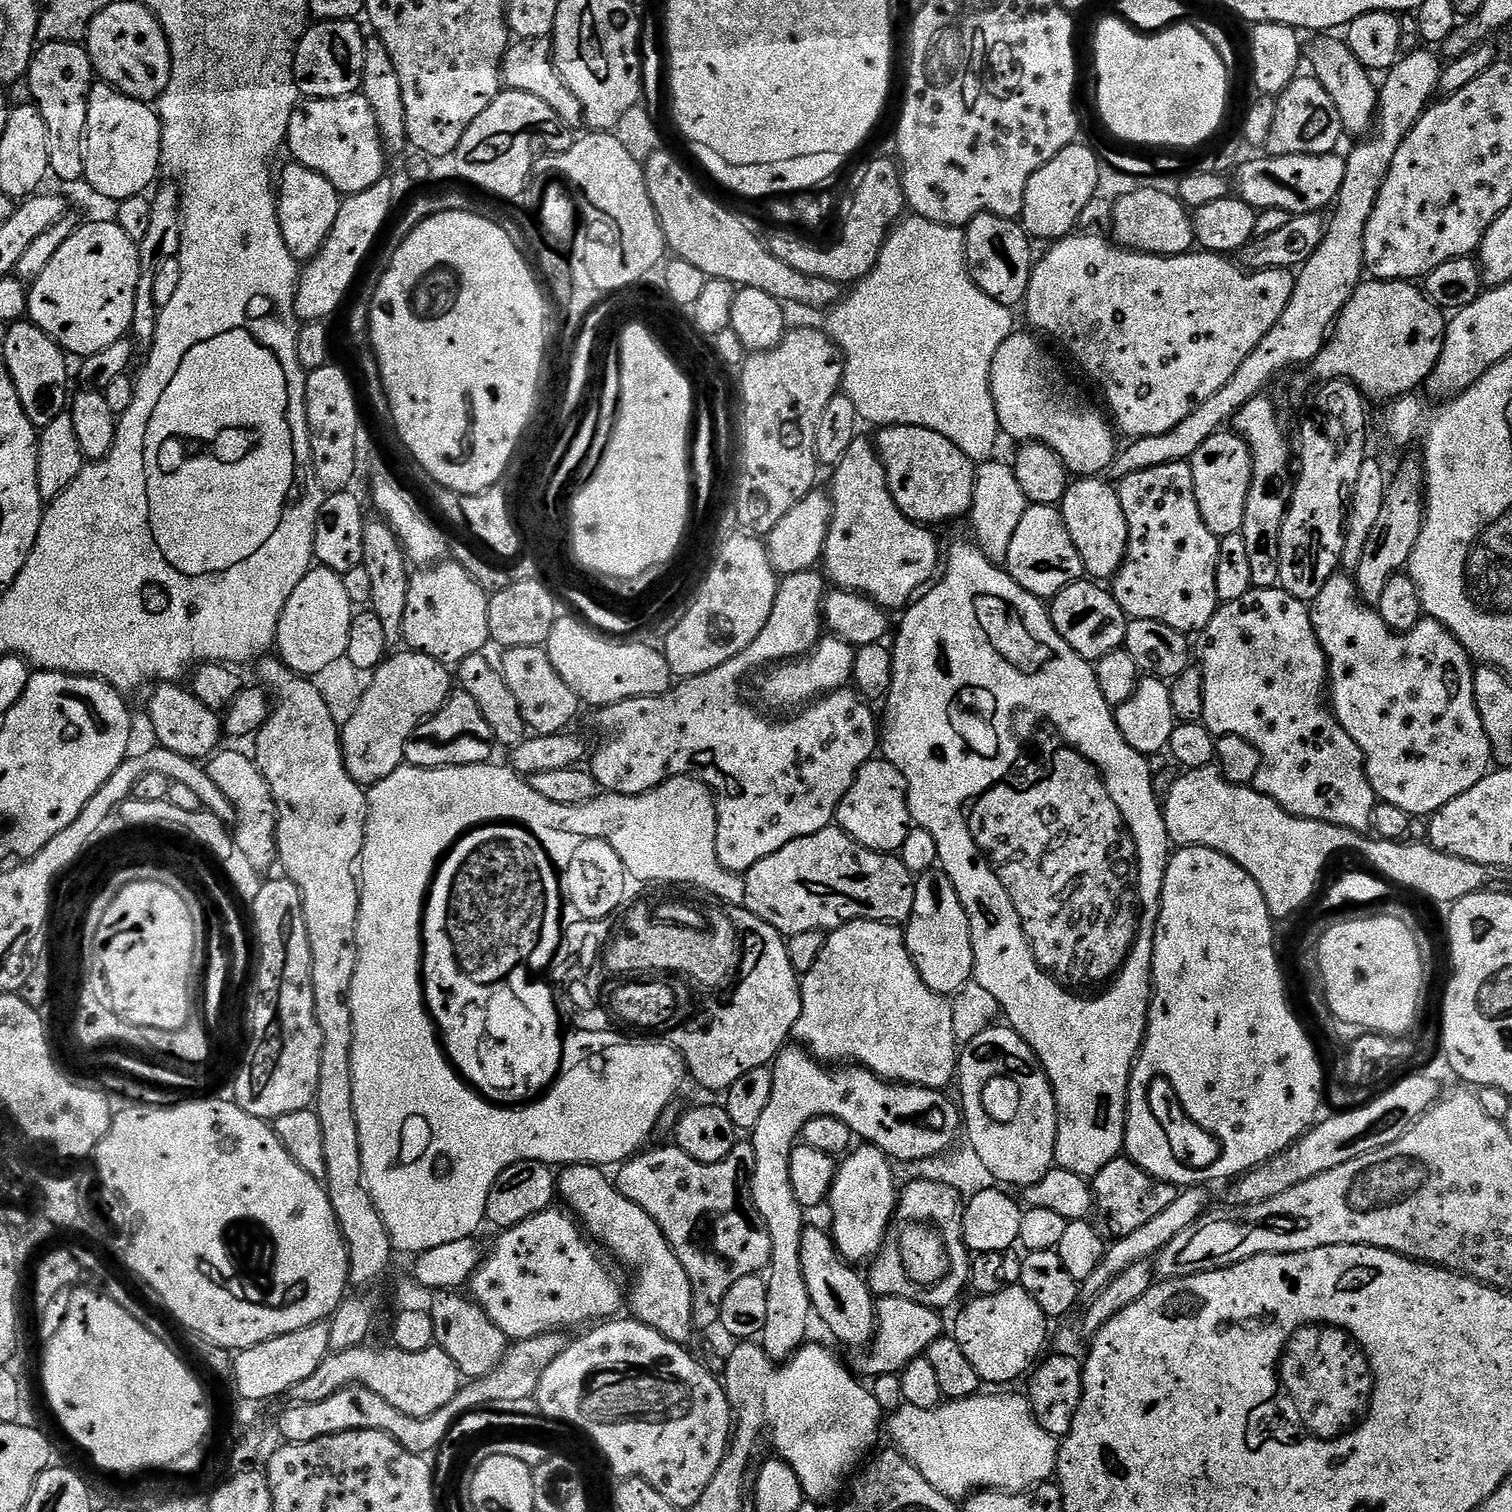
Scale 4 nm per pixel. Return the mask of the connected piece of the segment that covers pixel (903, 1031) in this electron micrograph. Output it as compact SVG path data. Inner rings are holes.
M851 920L840 928L833 928L827 933L822 954L818 954L818 962L810 971L803 973L800 982L802 994L802 1014L796 1023L794 1040L797 1045L803 1046L821 1062L855 1062L861 1068L868 1068L875 1076L890 1080L897 1084L916 1084L920 1088L947 1089L947 1084L953 1083L958 1072L958 1041L954 1034L954 1014L952 1000L947 995L940 995L930 988L920 977L920 972L912 961L908 952L903 927L889 924L883 920Z

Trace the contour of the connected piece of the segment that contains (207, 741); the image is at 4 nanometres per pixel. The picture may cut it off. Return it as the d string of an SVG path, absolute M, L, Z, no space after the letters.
M160 682L151 689L153 692L148 700L148 716L152 719L155 743L191 760L203 761L221 747L222 720L213 709L198 702L198 698L191 690L180 687L184 686L176 682Z

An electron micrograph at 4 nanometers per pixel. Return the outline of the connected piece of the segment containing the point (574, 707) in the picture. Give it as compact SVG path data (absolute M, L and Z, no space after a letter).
M518 646L517 648L507 649L503 653L504 661L499 661L498 667L504 676L506 686L510 686L515 700L518 701L518 710L522 710L522 718L528 723L529 729L538 736L553 736L559 732L571 729L572 719L582 711L580 699L562 682L562 677L558 675L558 670L554 670L554 662L550 662L547 647L541 646Z

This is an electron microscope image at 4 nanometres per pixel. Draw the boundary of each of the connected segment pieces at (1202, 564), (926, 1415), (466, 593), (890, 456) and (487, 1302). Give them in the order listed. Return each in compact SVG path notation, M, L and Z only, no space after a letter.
M1170 462L1166 466L1154 466L1150 470L1138 470L1138 474L1130 474L1125 480L1119 481L1118 491L1122 502L1122 510L1126 514L1126 522L1128 523L1128 549L1122 566L1117 570L1114 579L1111 581L1110 591L1112 596L1118 602L1118 606L1122 606L1125 616L1131 619L1153 620L1154 622L1162 622L1166 626L1174 626L1174 630L1185 634L1199 634L1210 622L1210 618L1214 618L1218 607L1214 574L1218 570L1220 537L1214 535L1208 529L1206 522L1202 522L1202 514L1198 510L1198 502L1194 498L1194 474L1192 473L1191 463Z
M996 1390L993 1396L984 1396L985 1394L977 1394L970 1398L962 1398L961 1400L950 1400L941 1402L937 1408L930 1410L918 1410L918 1406L910 1406L909 1404L901 1404L897 1412L891 1413L892 1420L892 1440L895 1451L904 1455L904 1459L909 1460L913 1466L922 1474L922 1478L926 1478L926 1482L930 1482L930 1486L934 1486L934 1490L938 1490L942 1495L949 1498L964 1498L977 1490L1003 1490L1006 1492L1019 1492L1029 1488L1035 1488L1037 1484L1051 1481L1056 1474L1056 1463L1060 1457L1061 1441L1055 1436L1051 1436L1046 1430L1042 1430L1042 1426L1038 1426L1036 1415L1032 1409L1027 1395L1020 1394L1015 1396L1014 1393L1008 1392L1012 1390Z
M460 563L424 566L413 571L411 578L402 637L411 651L421 652L449 666L458 666L466 658L483 653L484 647L489 647L489 595Z
M894 426L893 428L880 428L874 436L880 461L884 464L884 473L888 479L888 489L902 514L917 524L937 526L947 520L956 520L959 516L967 517L974 502L974 490L977 465L950 438L942 438L934 430L926 430L922 426Z
M550 1207L534 1214L534 1218L526 1218L526 1222L518 1226L503 1229L497 1235L500 1237L493 1242L492 1249L489 1252L487 1249L486 1255L481 1259L480 1269L472 1275L471 1299L480 1305L480 1309L491 1318L492 1324L498 1326L498 1330L502 1330L509 1341L529 1340L546 1332L584 1324L587 1320L604 1322L615 1317L619 1308L625 1307L625 1289L620 1289L615 1274L600 1261L601 1253L594 1247L593 1241L585 1235L571 1212L559 1212L558 1208Z

